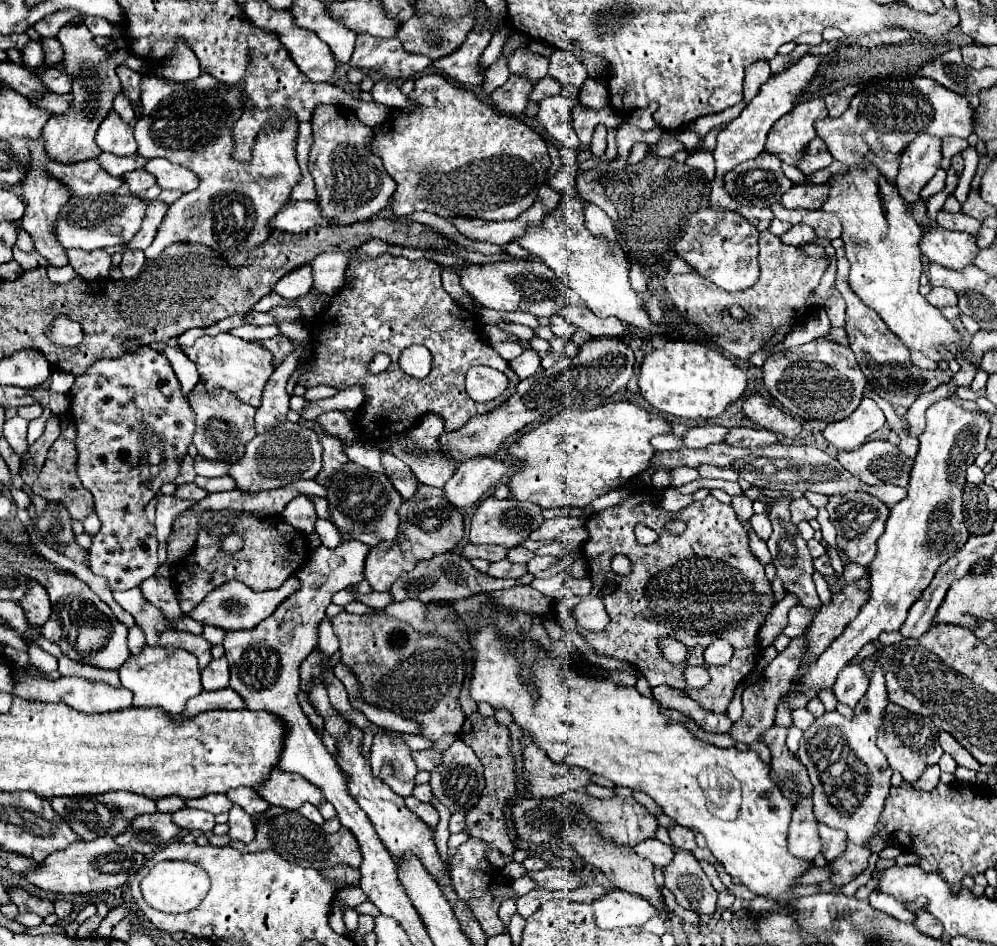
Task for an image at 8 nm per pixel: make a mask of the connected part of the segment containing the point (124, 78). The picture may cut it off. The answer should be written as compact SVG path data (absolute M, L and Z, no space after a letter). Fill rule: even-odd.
M118 66L118 78L122 82L122 88L124 88L124 96L130 100L130 102L138 102L140 100L140 80L142 80L142 74L140 72L134 72L126 66Z

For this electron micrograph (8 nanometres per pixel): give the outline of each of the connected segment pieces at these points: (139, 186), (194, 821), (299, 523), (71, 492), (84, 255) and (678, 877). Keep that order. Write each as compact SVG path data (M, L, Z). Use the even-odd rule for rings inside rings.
M140 168L140 170L134 170L134 172L128 172L126 176L122 176L122 180L124 180L124 184L128 186L130 194L134 194L134 196L144 196L144 192L146 192L150 186L156 184L154 176L148 174L148 172L142 170L142 168Z
M182 808L172 814L172 820L176 826L188 832L208 832L214 828L214 816L204 812L204 810L192 810L192 808Z
M296 496L280 514L280 518L284 522L288 522L294 530L302 532L302 534L312 534L314 532L314 520L316 520L316 512L314 512L314 504L310 502L310 498L306 496Z
M58 438L52 444L52 448L48 450L48 456L46 456L46 464L40 470L40 476L36 478L36 482L32 484L32 492L40 494L46 500L66 502L74 520L84 520L92 512L94 502L92 502L92 496L90 496L90 490L86 490L82 486L82 482L78 480L78 474L76 474L76 446L74 446L72 440L66 442L66 440Z
M70 248L68 252L70 266L84 278L84 280L106 280L110 270L110 254L104 250L82 252Z
M676 852L674 860L664 868L664 886L674 892L682 908L698 916L712 916L716 912L718 892L712 888L692 852Z

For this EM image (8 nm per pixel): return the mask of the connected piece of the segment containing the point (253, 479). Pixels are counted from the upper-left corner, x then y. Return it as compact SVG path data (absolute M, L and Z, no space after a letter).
M284 422L272 428L268 434L258 434L246 446L244 458L238 464L234 464L228 474L236 480L236 486L240 492L258 494L262 490L288 486L296 480L314 480L320 468L322 468L320 436L302 424Z

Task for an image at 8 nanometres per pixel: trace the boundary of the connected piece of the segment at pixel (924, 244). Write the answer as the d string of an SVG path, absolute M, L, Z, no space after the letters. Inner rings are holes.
M920 200L916 204L908 204L914 220L922 226L924 236L920 242L922 254L930 260L936 262L944 268L950 270L962 270L970 264L974 264L980 248L974 240L974 236L966 232L948 232L944 228L930 226L926 220L926 204Z

